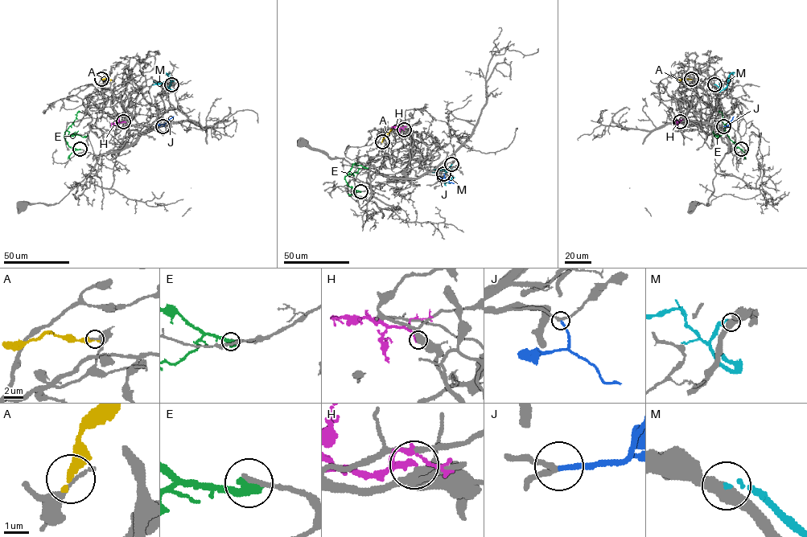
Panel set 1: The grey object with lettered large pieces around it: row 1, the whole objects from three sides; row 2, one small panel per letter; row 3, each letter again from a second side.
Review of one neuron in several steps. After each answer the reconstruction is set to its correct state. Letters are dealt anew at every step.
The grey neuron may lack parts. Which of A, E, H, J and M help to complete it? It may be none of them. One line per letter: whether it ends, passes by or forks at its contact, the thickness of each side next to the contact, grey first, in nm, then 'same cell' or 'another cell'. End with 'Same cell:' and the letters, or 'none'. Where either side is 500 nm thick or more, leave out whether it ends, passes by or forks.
A: it ends | 240/360 nm | another cell
E: 220/550 nm | another cell
H: it ends | 440/260 nm | another cell
J: it ends | 240/190 nm | same cell
M: 500/120 nm | another cell
Same cell: J

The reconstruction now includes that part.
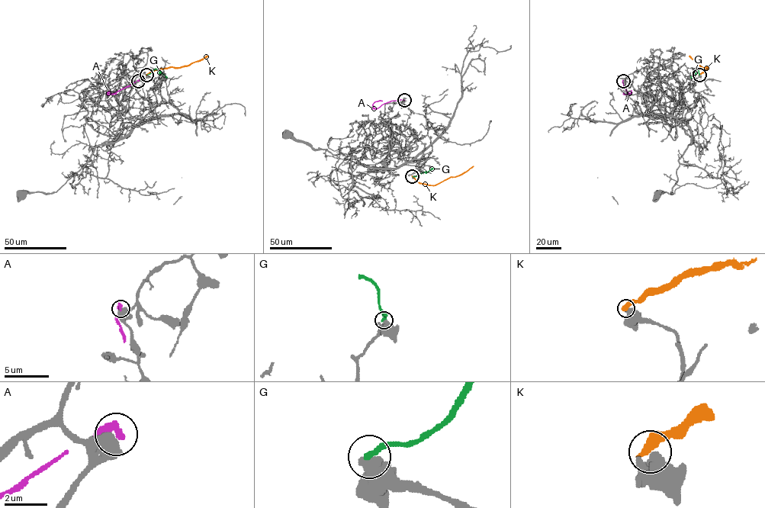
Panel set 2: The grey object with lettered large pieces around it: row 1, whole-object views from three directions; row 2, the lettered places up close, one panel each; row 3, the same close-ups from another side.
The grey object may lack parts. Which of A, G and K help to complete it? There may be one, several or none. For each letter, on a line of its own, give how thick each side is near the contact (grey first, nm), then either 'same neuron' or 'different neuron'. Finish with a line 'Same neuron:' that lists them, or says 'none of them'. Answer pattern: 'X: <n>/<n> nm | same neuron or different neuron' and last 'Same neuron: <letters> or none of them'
A: 800/320 nm | different neuron
G: 700/280 nm | different neuron
K: 500/550 nm | different neuron
Same neuron: none of them

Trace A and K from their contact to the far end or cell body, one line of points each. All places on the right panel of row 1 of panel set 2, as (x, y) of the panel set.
A: (623, 80), (623, 87), (631, 92), (624, 93)
K: (699, 75), (708, 68), (702, 67), (689, 56)

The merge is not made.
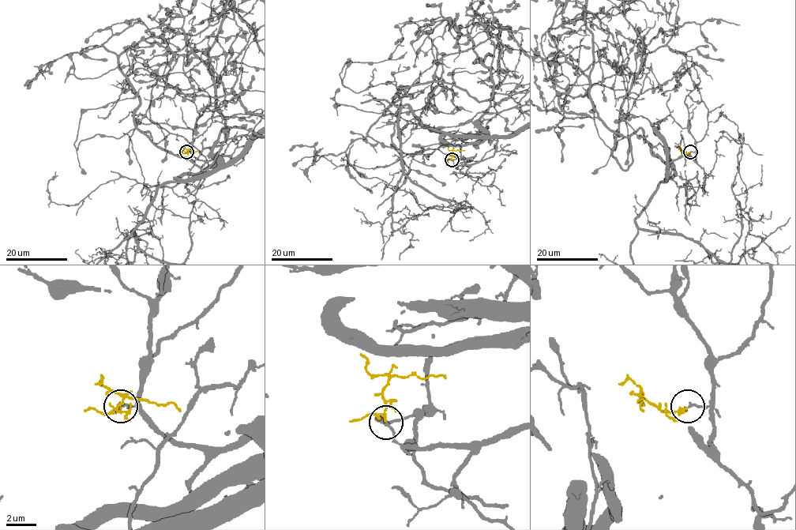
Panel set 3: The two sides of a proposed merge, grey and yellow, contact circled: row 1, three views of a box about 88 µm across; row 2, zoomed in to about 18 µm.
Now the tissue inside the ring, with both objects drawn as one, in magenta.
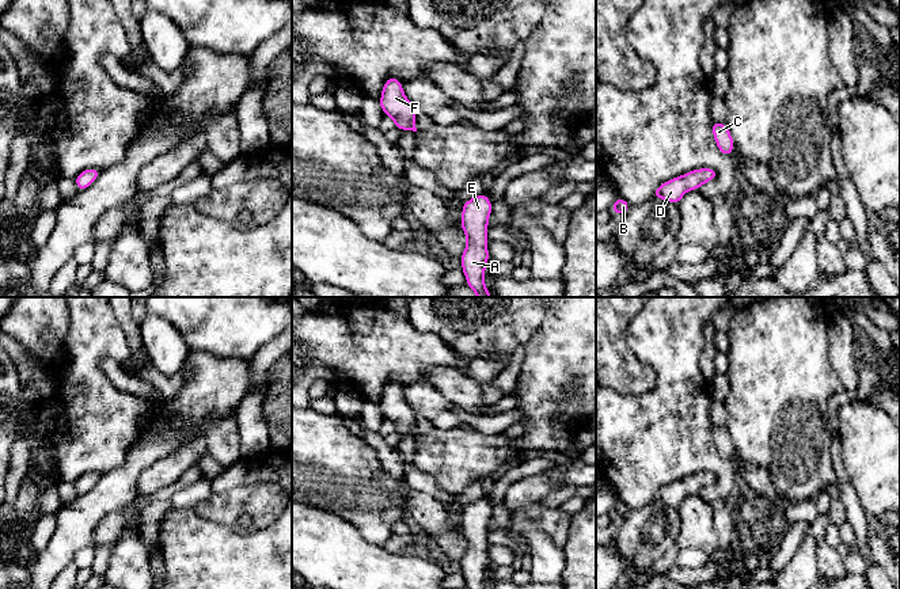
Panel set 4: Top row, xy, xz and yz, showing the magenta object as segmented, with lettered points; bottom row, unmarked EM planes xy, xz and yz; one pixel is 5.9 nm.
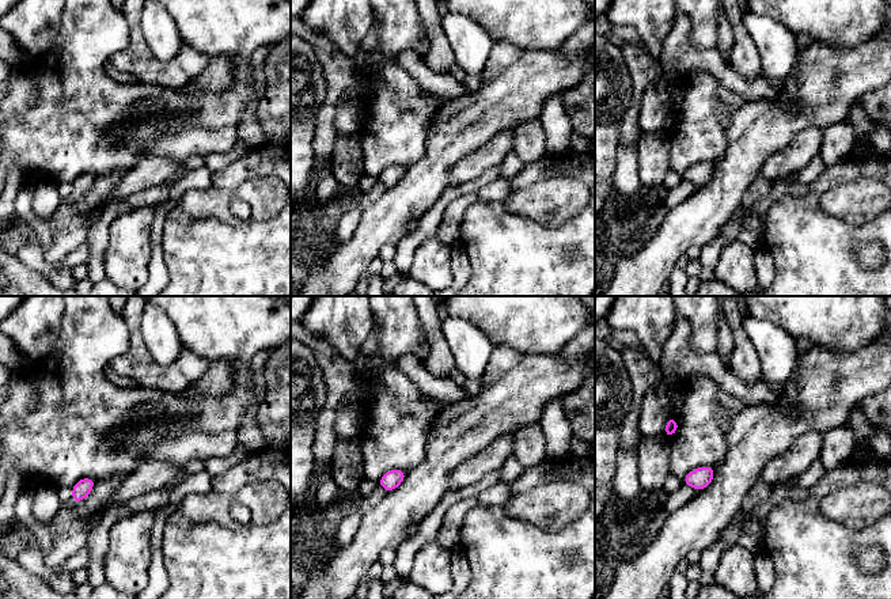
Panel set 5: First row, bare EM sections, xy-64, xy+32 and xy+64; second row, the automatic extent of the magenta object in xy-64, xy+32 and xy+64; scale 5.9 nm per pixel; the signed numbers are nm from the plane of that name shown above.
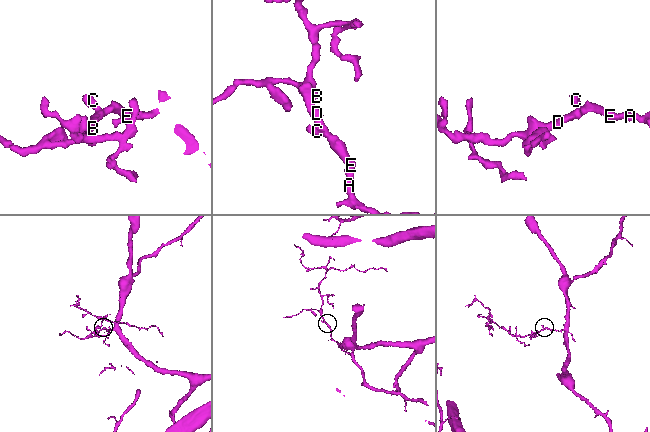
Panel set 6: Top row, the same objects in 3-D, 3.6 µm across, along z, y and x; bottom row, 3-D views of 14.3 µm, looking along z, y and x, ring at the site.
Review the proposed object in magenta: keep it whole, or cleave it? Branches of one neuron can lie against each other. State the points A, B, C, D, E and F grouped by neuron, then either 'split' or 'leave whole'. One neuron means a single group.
A B C D E F; leave whole

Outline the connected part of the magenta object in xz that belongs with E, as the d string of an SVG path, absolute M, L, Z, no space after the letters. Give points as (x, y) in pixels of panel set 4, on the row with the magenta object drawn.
M485 194L476 195L463 204L462 229L467 236L464 252L460 256L462 270L467 280L467 288L476 292L476 297L491 297L485 288L485 267L489 263L487 220L493 204Z

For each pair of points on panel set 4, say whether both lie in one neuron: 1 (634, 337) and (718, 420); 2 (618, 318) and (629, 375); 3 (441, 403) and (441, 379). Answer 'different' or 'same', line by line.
1: different
2: same
3: different

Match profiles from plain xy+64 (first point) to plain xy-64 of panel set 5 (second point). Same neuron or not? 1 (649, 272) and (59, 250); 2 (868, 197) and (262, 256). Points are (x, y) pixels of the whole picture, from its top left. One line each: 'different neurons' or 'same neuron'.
1: same neuron
2: different neurons

